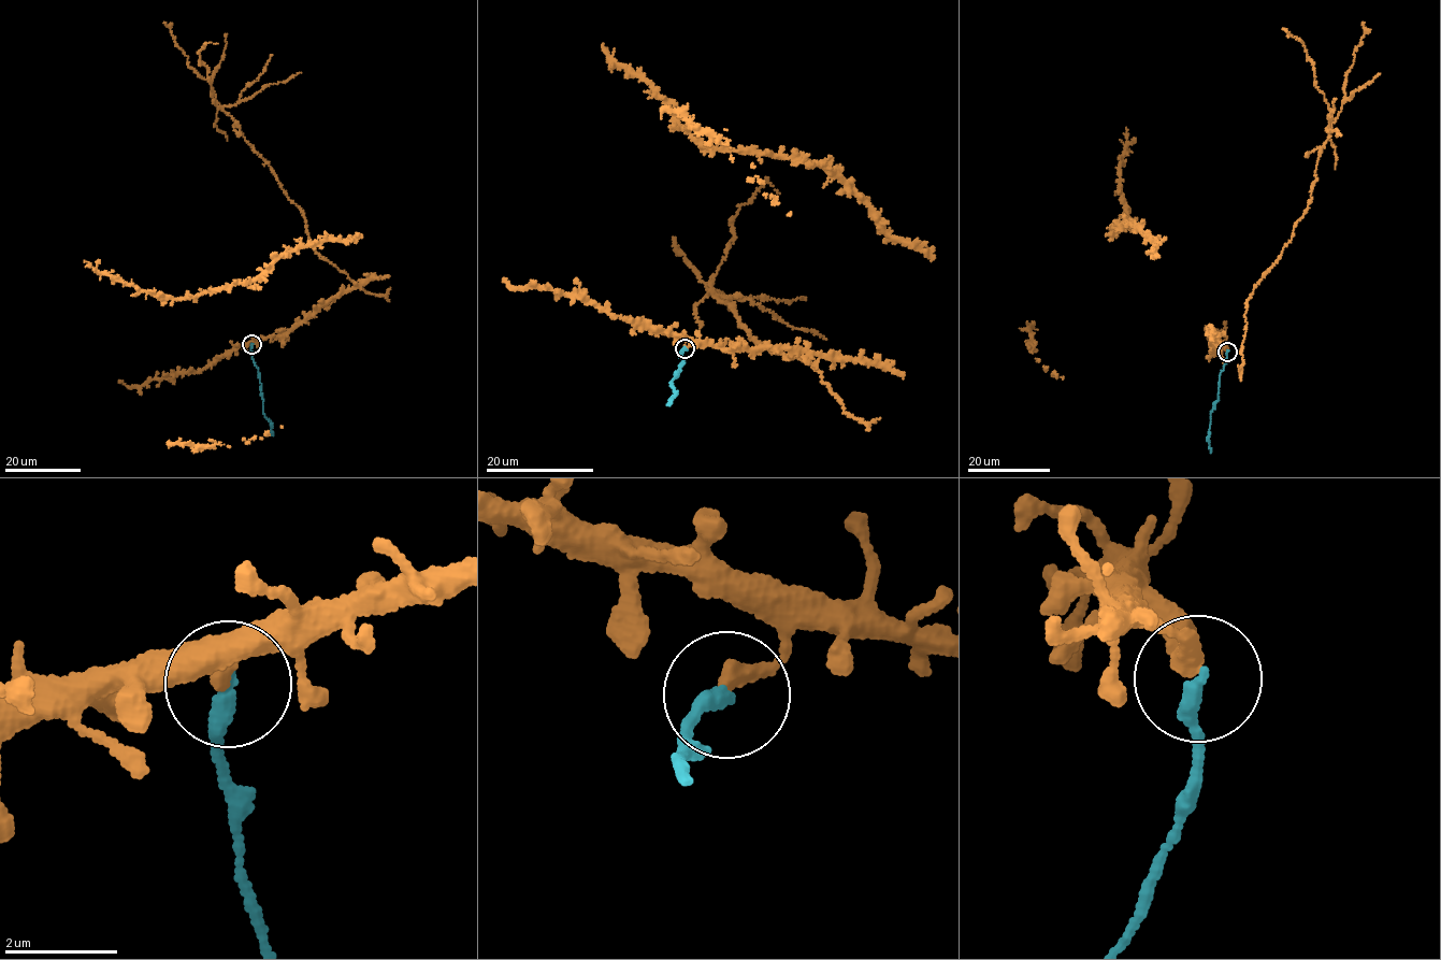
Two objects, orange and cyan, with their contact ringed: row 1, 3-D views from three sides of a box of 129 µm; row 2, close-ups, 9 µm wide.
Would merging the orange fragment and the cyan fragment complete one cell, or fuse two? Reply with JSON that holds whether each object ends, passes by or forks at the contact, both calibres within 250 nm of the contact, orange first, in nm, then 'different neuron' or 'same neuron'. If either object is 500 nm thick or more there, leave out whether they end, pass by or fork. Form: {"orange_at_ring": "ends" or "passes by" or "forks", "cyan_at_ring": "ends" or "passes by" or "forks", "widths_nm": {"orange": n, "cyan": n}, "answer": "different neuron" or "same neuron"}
{"orange_at_ring": "ends", "cyan_at_ring": "ends", "widths_nm": {"orange": 340, "cyan": 280}, "answer": "different neuron"}

